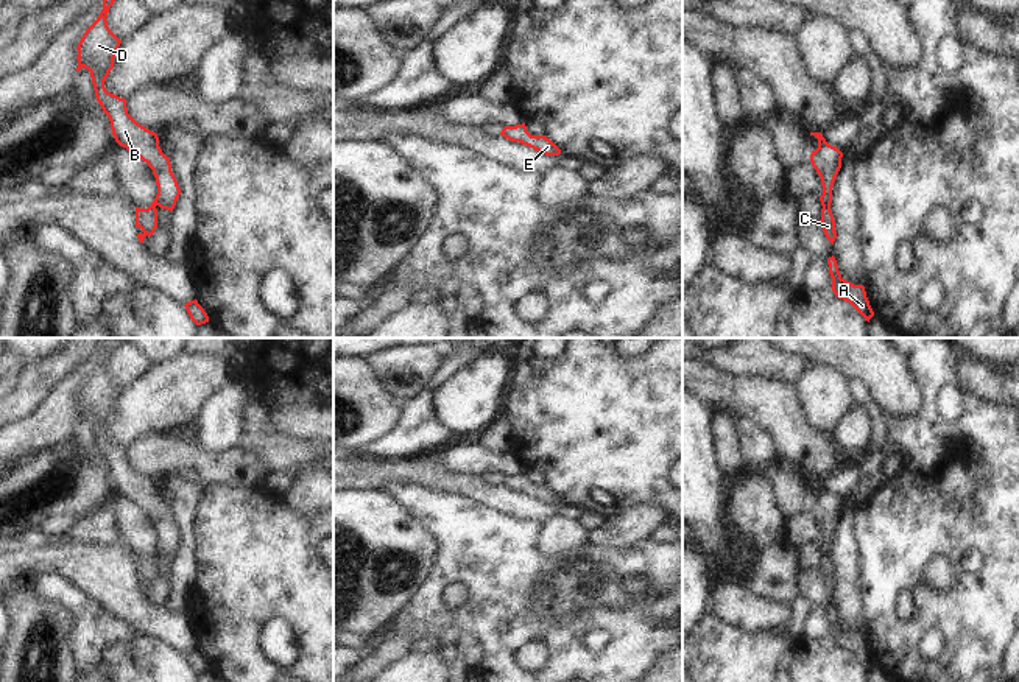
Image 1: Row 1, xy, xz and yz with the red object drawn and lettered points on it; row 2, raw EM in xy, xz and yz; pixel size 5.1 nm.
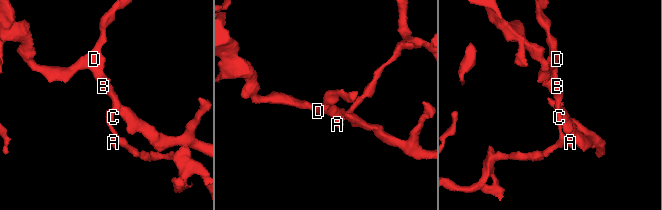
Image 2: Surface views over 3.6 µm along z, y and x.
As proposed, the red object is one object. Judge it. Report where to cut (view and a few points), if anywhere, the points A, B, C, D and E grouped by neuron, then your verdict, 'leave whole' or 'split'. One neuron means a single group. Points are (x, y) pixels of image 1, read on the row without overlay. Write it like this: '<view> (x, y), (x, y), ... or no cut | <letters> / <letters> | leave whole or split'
xy (155, 547), (156, 553) | A C / B D E | split

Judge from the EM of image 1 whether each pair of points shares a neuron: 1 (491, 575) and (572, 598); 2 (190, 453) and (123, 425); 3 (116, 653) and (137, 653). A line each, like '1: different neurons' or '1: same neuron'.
1: same neuron
2: different neurons
3: same neuron

